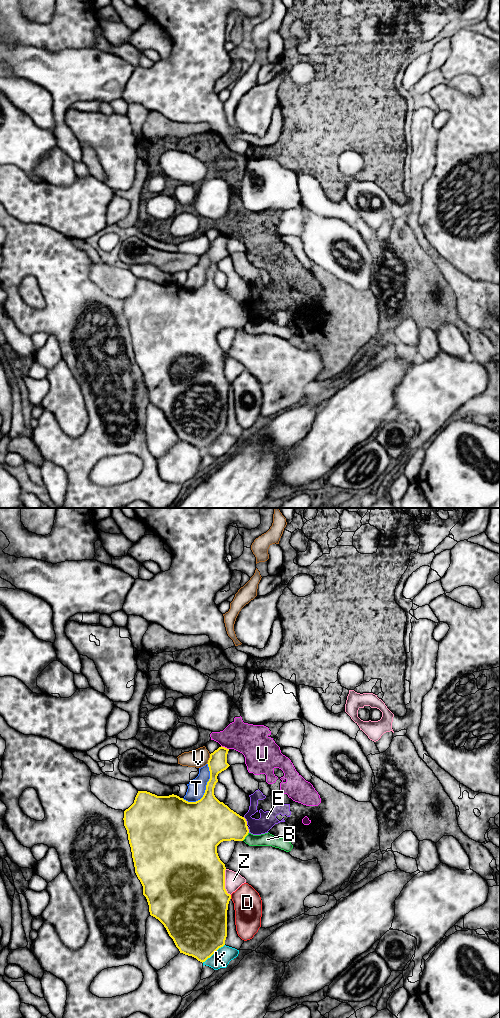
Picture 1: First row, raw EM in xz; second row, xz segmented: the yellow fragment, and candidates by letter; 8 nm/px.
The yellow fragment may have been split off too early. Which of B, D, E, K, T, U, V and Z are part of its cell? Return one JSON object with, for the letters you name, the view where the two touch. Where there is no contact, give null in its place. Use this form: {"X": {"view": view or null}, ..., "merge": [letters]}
{"merge": []}

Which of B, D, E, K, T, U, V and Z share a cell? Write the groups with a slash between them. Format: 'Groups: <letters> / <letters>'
Groups: B / D / E U / K / T / V / Z

